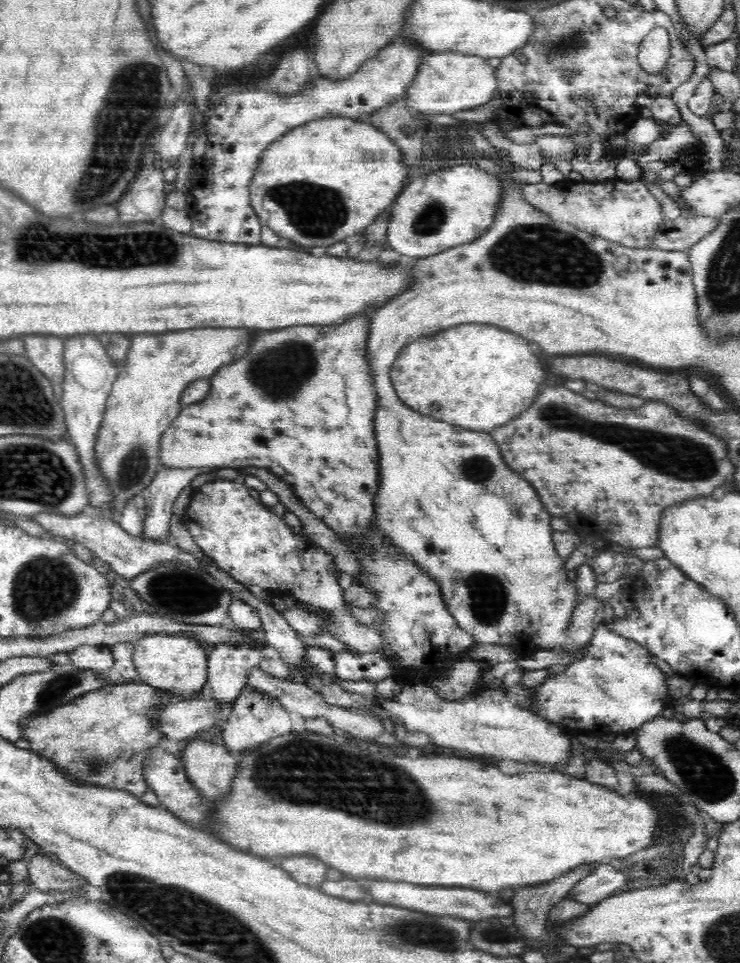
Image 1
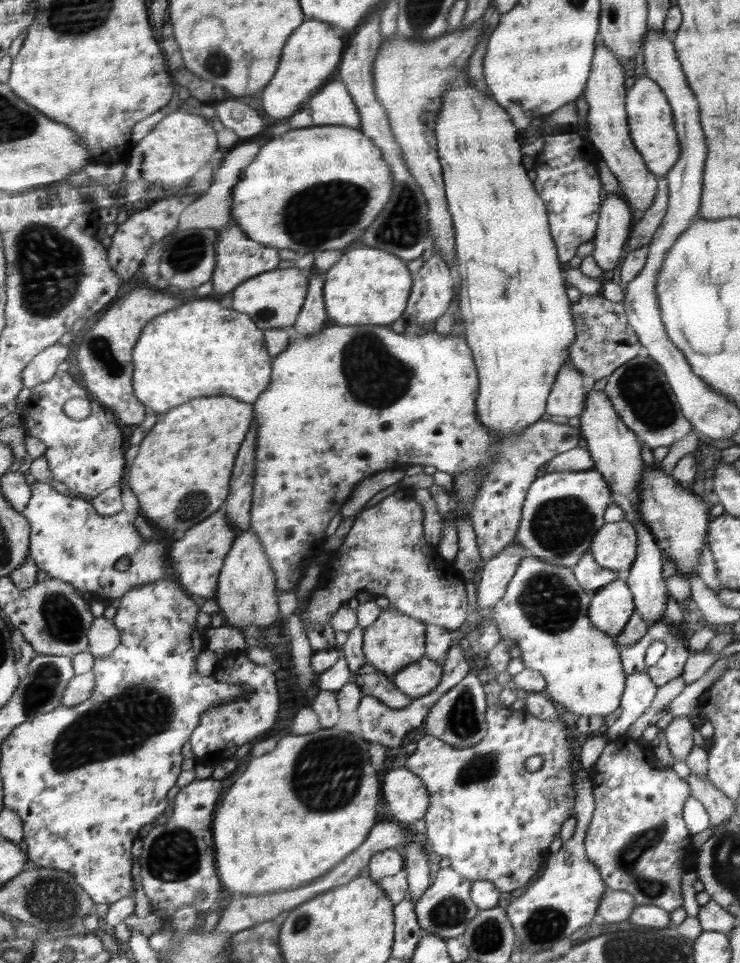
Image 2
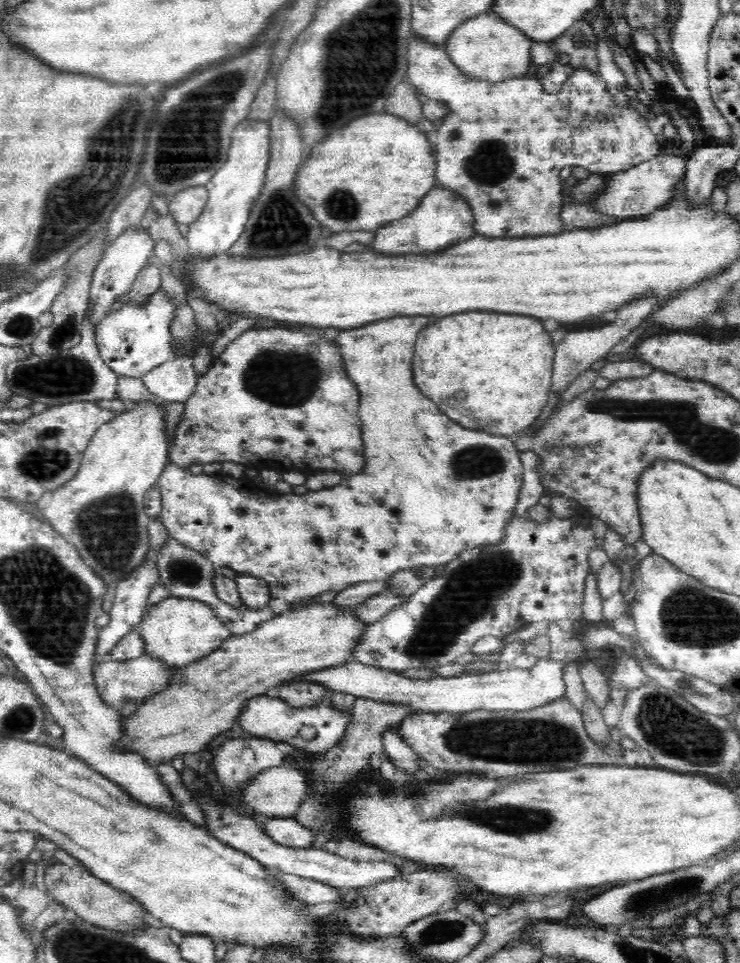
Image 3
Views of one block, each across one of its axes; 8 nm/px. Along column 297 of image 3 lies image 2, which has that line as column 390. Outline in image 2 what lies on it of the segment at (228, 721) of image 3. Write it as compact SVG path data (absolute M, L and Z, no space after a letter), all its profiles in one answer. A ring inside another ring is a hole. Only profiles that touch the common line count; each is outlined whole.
M392 608L381 611L377 620L364 629L362 650L366 663L370 663L392 678L396 673L400 673L402 669L408 668L425 656L425 634L425 624L416 618Z

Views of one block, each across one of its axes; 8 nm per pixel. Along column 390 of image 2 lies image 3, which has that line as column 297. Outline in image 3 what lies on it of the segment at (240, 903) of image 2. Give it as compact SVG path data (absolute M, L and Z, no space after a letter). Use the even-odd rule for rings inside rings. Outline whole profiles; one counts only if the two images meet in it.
M271 817L265 819L265 833L278 844L292 848L307 849L316 834L302 826L295 818Z

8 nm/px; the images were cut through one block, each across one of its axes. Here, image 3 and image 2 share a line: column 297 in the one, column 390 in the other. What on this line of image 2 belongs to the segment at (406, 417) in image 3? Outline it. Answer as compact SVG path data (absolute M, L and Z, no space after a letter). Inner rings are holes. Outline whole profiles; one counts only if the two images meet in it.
M403 488L362 511L329 563L321 568L306 612L300 614L305 634L313 624L330 624L342 604L362 590L388 598L390 608L424 624L442 626L450 632L462 626L469 610L465 581L448 582L448 572L438 572L444 562L426 542L424 523L425 511Z

